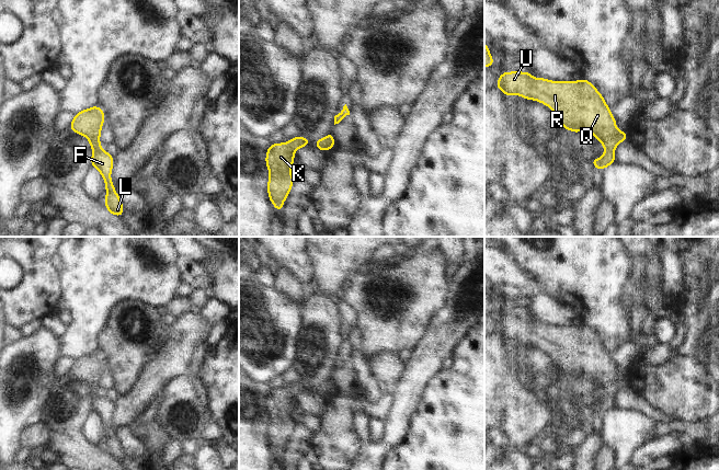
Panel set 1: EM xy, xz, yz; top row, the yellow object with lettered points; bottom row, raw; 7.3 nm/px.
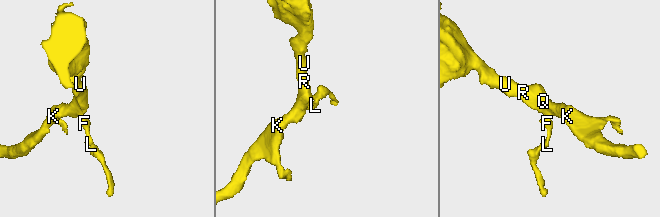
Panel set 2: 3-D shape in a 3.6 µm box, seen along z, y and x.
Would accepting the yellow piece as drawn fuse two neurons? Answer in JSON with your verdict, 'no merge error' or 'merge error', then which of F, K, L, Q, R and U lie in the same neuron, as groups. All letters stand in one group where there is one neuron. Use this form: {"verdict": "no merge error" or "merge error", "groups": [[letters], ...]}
{"verdict": "no merge error", "groups": [["F", "K", "L", "Q", "R", "U"]]}

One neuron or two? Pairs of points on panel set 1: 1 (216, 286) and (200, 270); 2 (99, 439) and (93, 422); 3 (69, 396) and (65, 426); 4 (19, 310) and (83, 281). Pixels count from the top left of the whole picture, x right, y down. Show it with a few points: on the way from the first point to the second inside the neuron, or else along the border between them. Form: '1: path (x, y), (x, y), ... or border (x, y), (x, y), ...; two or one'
1: border (206, 256), (206, 266), (210, 274), (209, 286); two
2: path (94, 435), (93, 426); one
3: path (68, 403), (65, 419); one
4: border (56, 273), (59, 283); two

